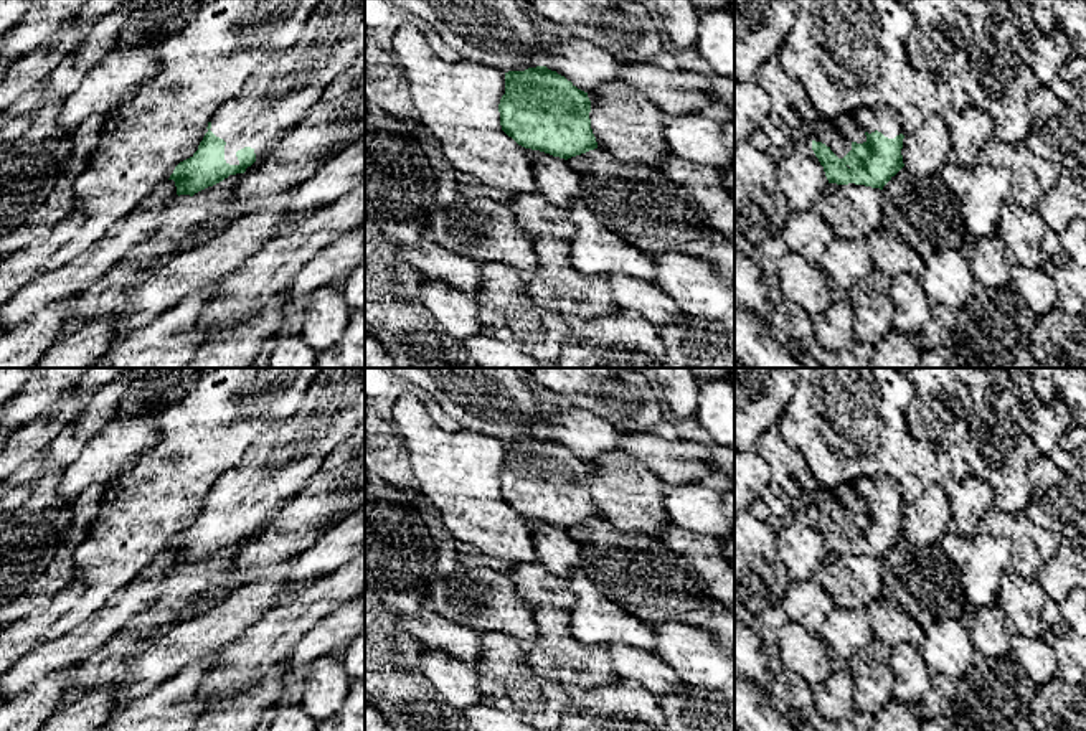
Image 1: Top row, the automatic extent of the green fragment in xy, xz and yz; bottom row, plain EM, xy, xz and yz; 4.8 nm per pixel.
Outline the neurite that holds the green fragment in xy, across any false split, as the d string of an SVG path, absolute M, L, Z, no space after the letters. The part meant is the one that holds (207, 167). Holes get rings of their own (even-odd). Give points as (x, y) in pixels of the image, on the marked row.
M322 0L297 41L269 54L241 91L216 111L198 150L180 162L168 178L175 182L177 195L193 196L267 157L363 50L365 0Z

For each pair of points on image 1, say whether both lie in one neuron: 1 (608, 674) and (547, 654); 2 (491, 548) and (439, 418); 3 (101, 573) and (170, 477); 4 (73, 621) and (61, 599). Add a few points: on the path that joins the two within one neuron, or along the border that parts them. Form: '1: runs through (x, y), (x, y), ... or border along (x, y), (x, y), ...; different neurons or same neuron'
1: runs through (593, 667), (576, 665), (561, 659); same neuron
2: border along (420, 400), (441, 428), (461, 429); different neurons
3: runs through (116, 550), (137, 518), (155, 500); same neuron
4: runs through (71, 616), (71, 609), (66, 604); same neuron

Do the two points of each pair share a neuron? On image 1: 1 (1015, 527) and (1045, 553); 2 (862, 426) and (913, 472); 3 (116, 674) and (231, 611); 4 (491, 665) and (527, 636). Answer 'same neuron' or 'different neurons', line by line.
1: same neuron
2: same neuron
3: different neurons
4: different neurons

